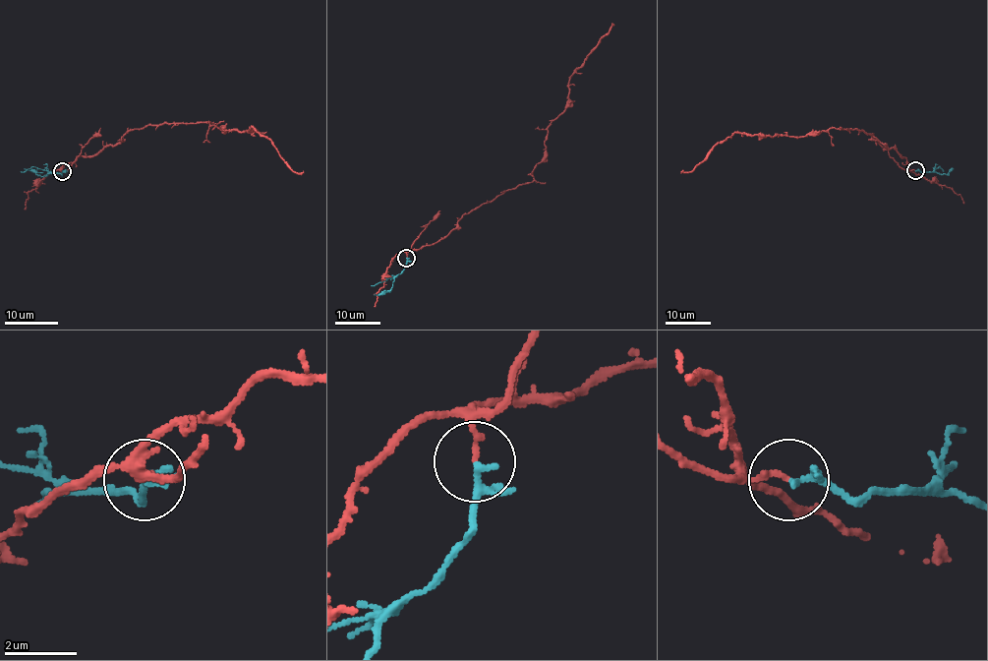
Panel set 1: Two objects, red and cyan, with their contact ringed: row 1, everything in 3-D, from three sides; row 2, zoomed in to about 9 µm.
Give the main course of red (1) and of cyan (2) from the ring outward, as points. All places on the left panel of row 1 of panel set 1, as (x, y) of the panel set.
1: (62, 172), (81, 155), (117, 146), (129, 131), (204, 123), (223, 132), (252, 127), (294, 172), (302, 172)
2: (62, 172), (41, 176), (24, 169)

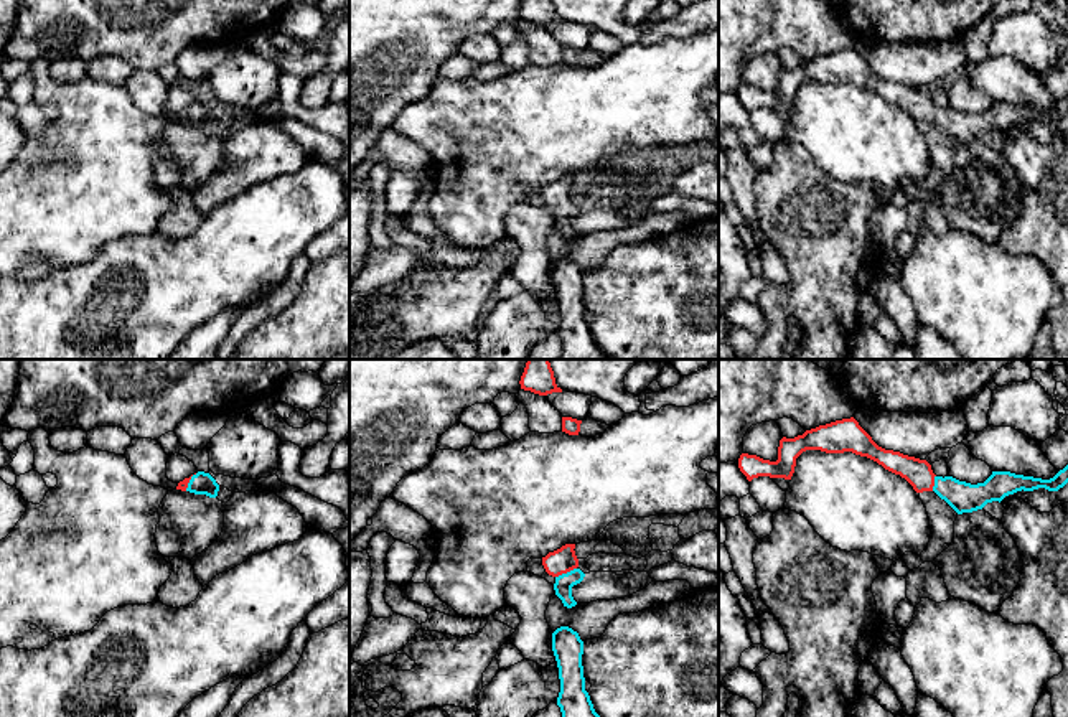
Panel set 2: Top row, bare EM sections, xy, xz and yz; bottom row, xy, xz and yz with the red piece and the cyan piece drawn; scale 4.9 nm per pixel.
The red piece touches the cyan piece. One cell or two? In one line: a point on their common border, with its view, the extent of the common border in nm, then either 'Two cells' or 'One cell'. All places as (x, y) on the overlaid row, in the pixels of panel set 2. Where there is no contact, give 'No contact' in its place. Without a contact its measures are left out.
Touches red at xz (566, 572). Shared border 120 nm. One cell

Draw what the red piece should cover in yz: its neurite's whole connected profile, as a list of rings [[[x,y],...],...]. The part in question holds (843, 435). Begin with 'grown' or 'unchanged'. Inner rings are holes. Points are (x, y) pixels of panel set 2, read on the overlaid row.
grown; [[[854,417],[819,425],[794,438],[783,437],[776,462],[742,453],[738,468],[748,481],[758,476],[791,480],[796,458],[806,450],[821,450],[826,453],[852,452],[867,457],[885,470],[905,478],[916,493],[934,491],[958,514],[982,509],[992,501],[1000,503],[1005,496],[1022,490],[1033,491],[1045,488],[1058,491],[1068,483],[1068,465],[1050,480],[1010,471],[992,471],[984,483],[971,485],[953,476],[936,476],[926,460],[878,447]]]

